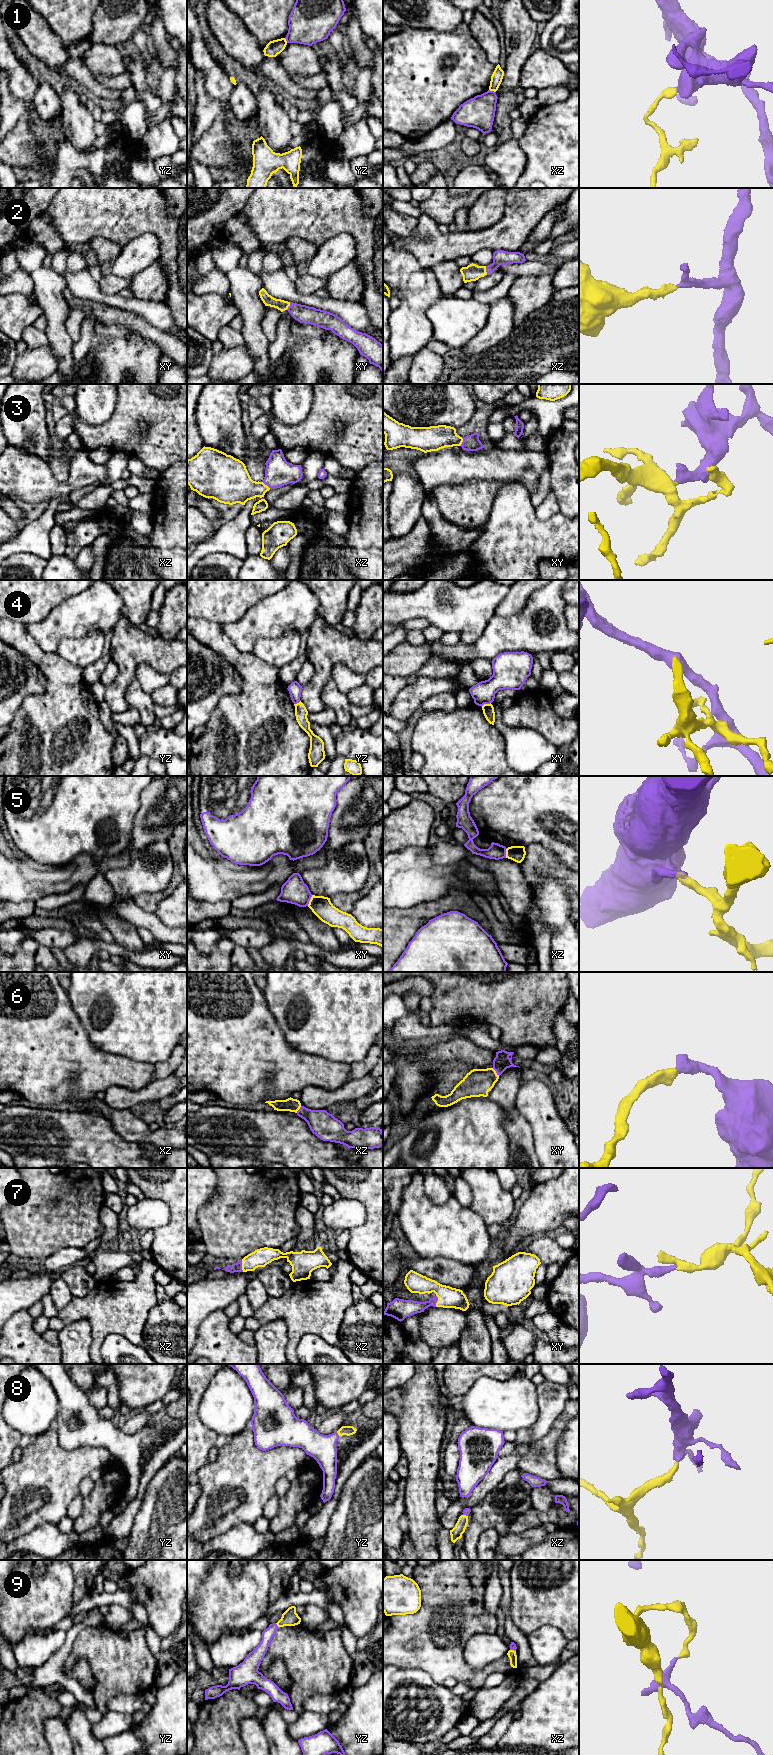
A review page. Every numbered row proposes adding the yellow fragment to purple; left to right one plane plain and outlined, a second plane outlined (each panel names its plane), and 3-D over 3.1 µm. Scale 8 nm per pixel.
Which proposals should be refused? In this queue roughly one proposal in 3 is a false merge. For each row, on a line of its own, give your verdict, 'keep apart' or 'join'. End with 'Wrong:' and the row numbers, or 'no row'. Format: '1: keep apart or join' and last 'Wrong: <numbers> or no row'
1: keep apart
2: join
3: join
4: keep apart
5: keep apart
6: join
7: join
8: join
9: join
Wrong: 1, 4, 5

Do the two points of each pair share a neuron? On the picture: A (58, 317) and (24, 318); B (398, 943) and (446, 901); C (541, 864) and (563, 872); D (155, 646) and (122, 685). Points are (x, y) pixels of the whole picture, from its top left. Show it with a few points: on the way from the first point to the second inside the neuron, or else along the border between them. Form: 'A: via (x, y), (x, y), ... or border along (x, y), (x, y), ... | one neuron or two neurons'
A: border along (37, 304), (43, 314) | two neurons
B: via (406, 930), (425, 911), (433, 908) | one neuron
C: via (546, 864), (558, 870) | one neuron
D: via (144, 652), (127, 669), (126, 674) | one neuron

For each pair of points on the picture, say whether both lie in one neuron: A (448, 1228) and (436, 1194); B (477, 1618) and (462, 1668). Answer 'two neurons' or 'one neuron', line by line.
A: two neurons
B: one neuron

